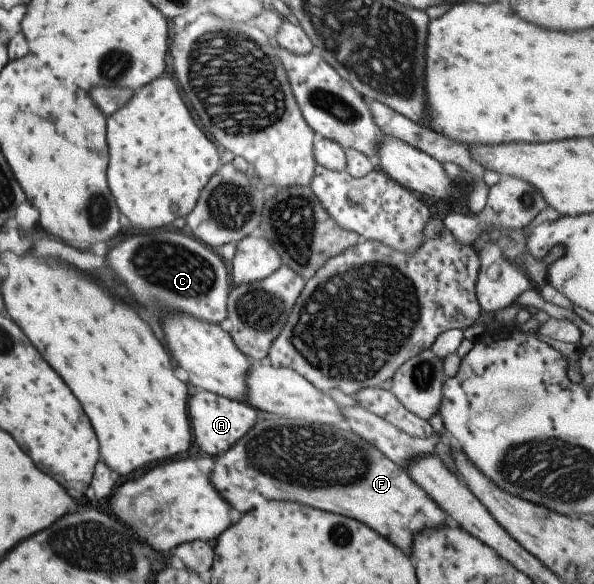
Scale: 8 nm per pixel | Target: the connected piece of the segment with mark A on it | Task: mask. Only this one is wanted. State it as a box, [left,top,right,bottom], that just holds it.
[187,389,260,457]

